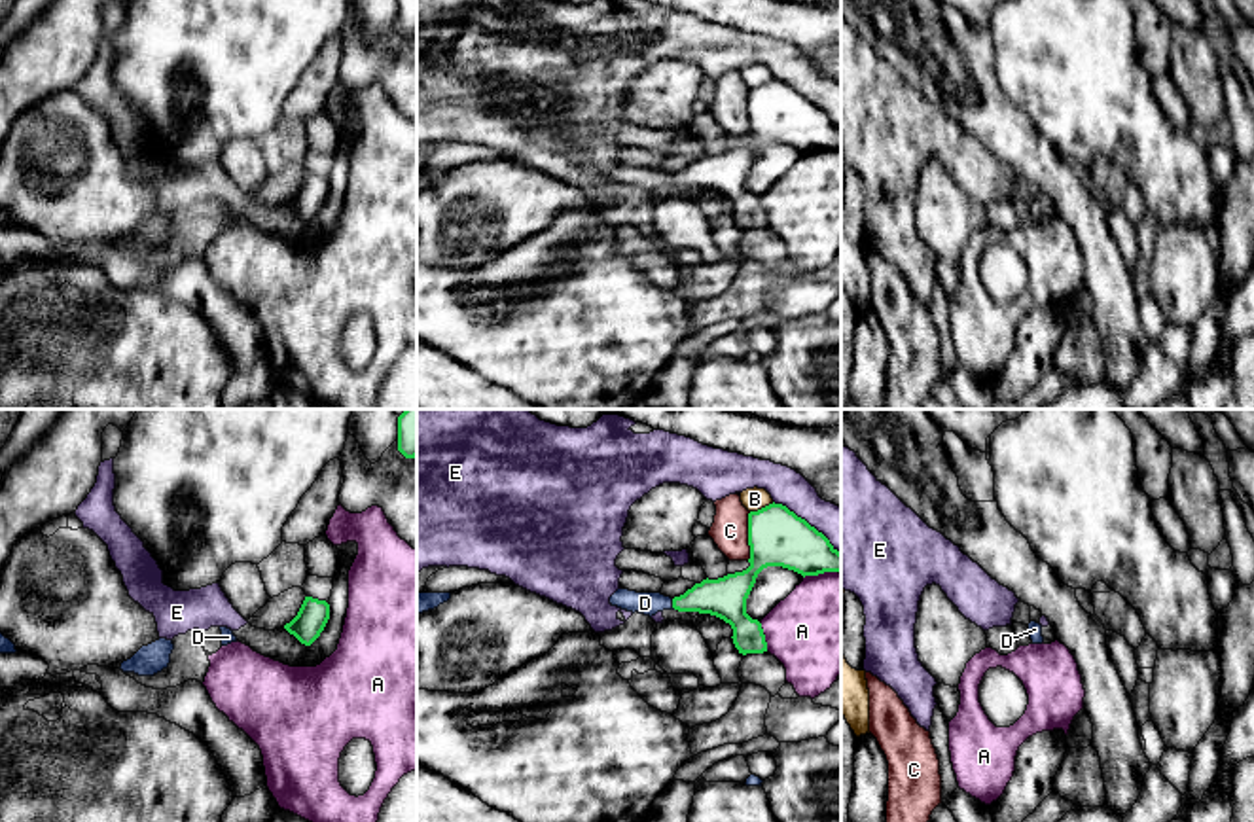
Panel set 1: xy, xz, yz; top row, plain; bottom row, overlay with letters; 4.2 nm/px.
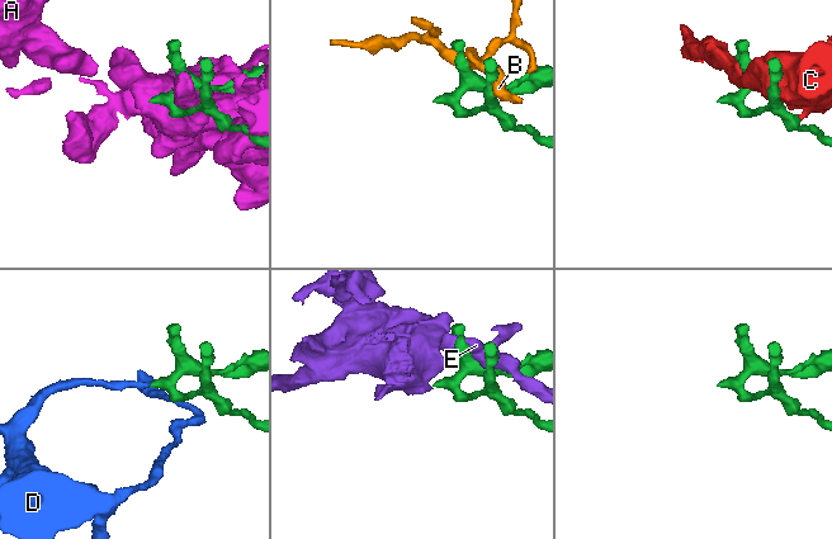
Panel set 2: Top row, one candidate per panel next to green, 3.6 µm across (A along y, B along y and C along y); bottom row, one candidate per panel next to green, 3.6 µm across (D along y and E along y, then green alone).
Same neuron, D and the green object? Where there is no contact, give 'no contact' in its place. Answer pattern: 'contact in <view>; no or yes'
contact in xz; yes

